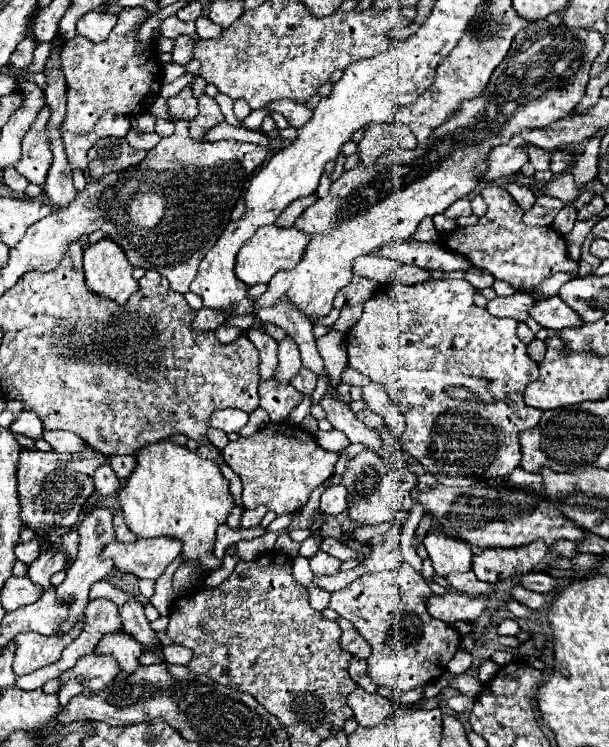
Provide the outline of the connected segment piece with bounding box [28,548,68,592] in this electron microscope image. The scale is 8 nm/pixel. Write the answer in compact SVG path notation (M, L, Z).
M50 548L48 552L40 554L28 568L28 578L42 588L42 592L46 592L48 588L52 588L50 584L50 576L64 570L66 568L66 556L58 550L58 548Z

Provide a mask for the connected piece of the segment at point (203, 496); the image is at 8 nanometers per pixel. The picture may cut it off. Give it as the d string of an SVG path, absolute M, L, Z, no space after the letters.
M158 442L138 450L138 464L120 490L120 506L128 528L138 538L168 536L182 542L182 564L198 564L200 572L222 568L222 560L214 556L214 540L220 524L226 522L234 500L228 492L228 480L212 460L200 458L196 452L172 442Z

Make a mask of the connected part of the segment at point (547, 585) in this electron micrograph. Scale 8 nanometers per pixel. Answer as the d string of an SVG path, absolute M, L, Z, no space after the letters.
M530 572L530 574L526 574L526 576L520 578L520 584L522 584L524 588L528 588L528 590L546 594L546 592L552 592L558 582L556 582L556 578L552 578L552 576L546 574L546 572Z

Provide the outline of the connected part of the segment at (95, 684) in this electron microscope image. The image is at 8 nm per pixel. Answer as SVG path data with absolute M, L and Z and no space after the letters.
M88 654L78 660L78 664L66 672L60 674L60 684L64 686L72 678L80 678L84 684L86 694L96 694L104 690L120 672L118 664L110 656L98 656L98 654Z

